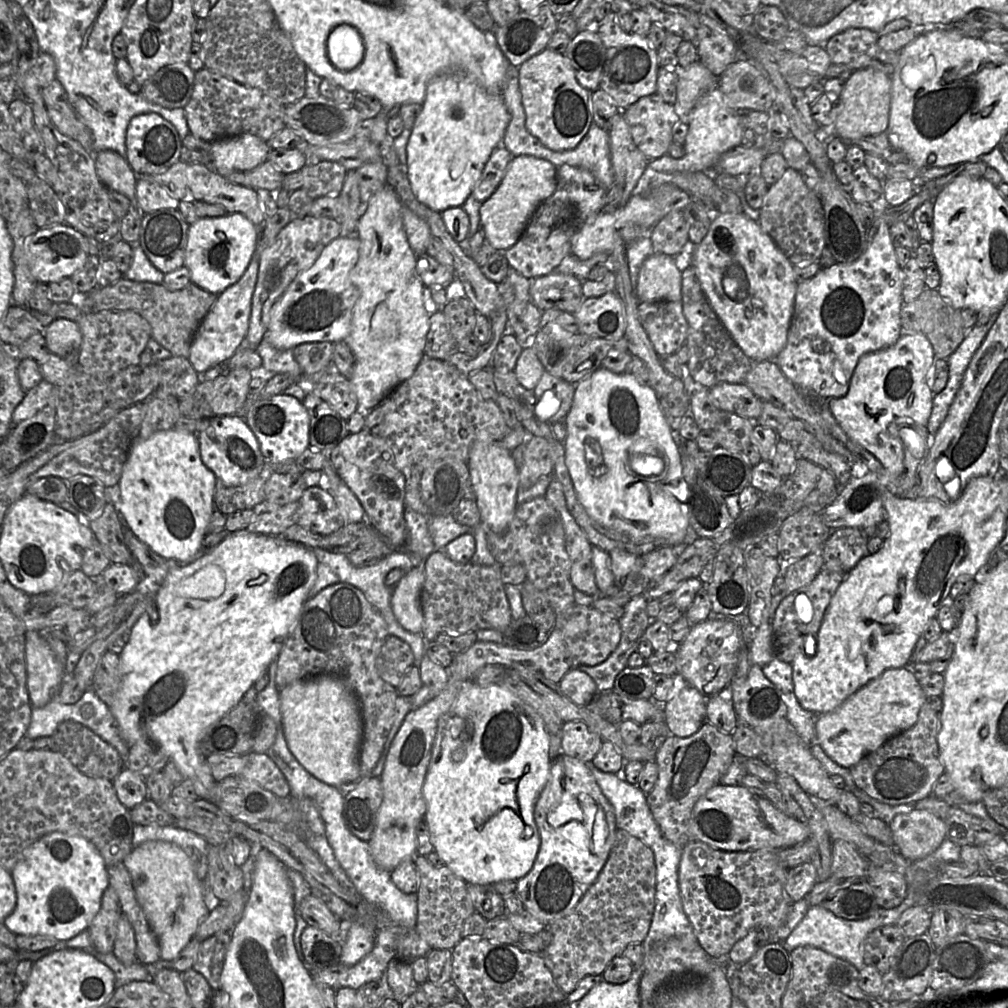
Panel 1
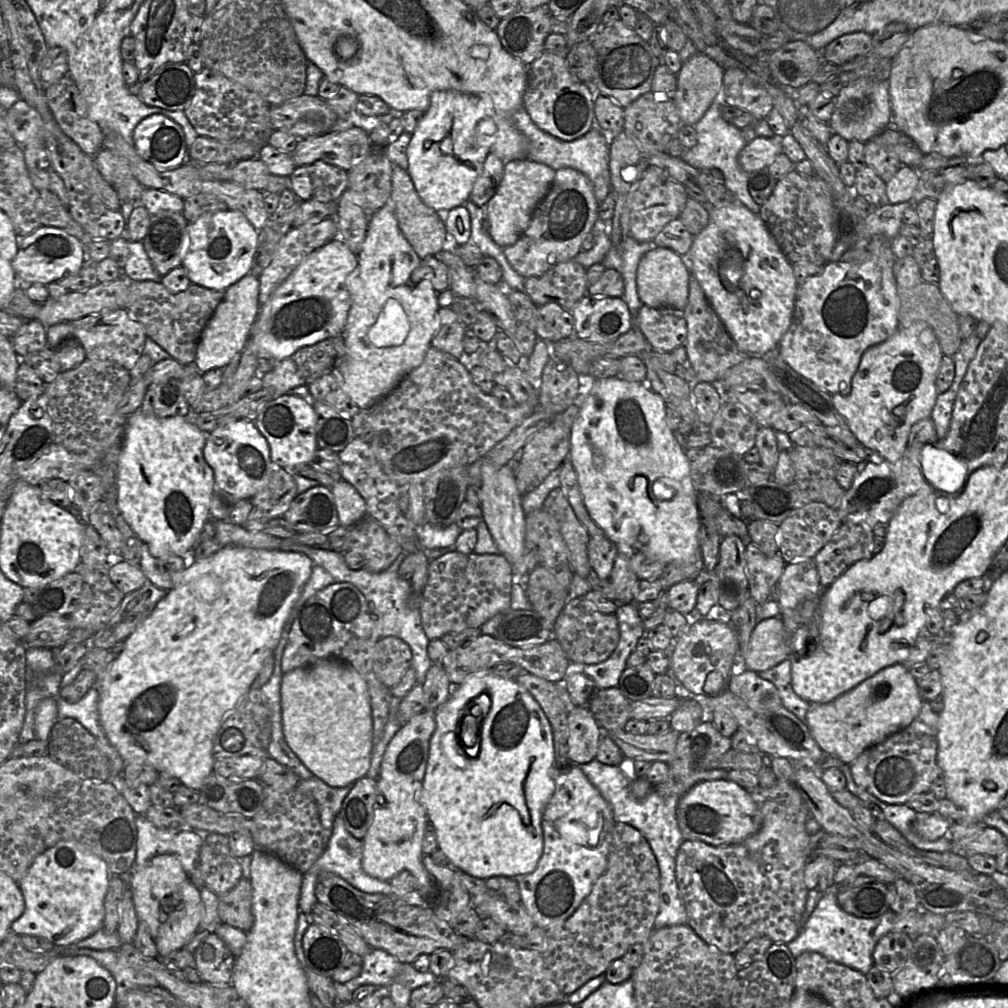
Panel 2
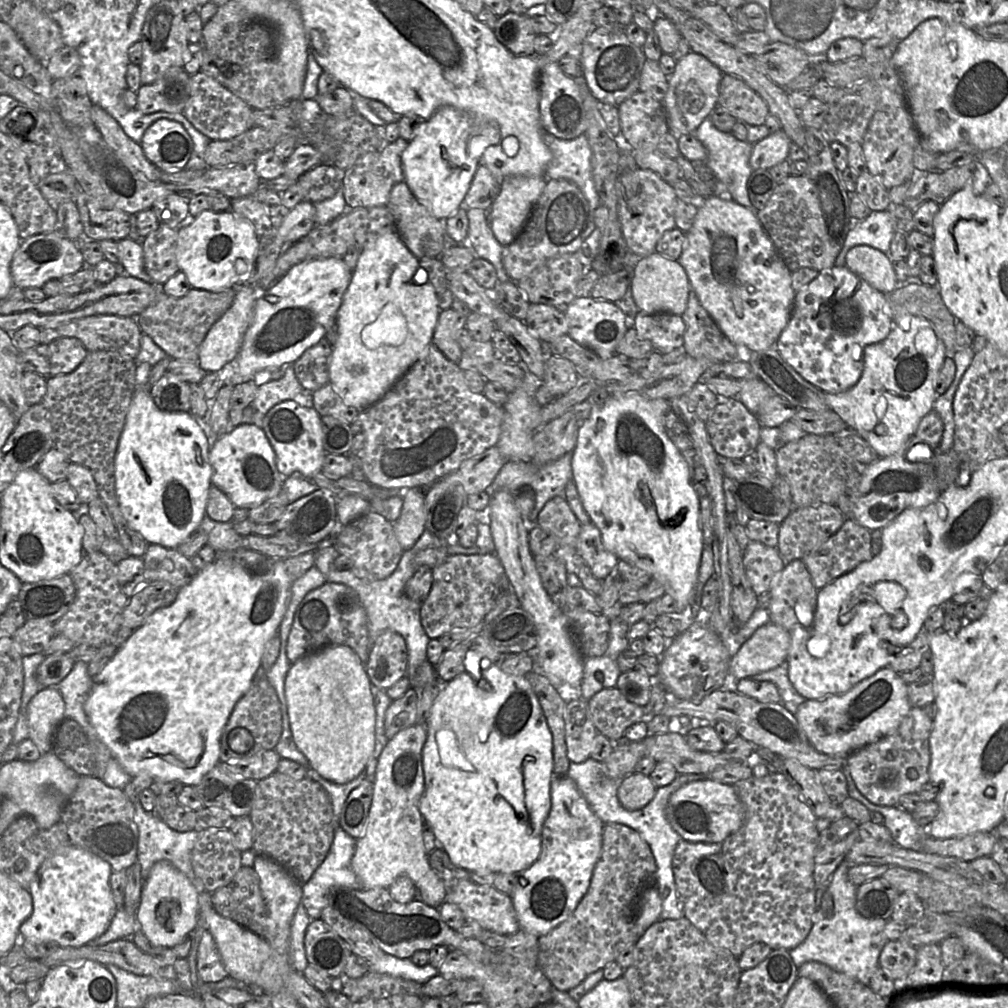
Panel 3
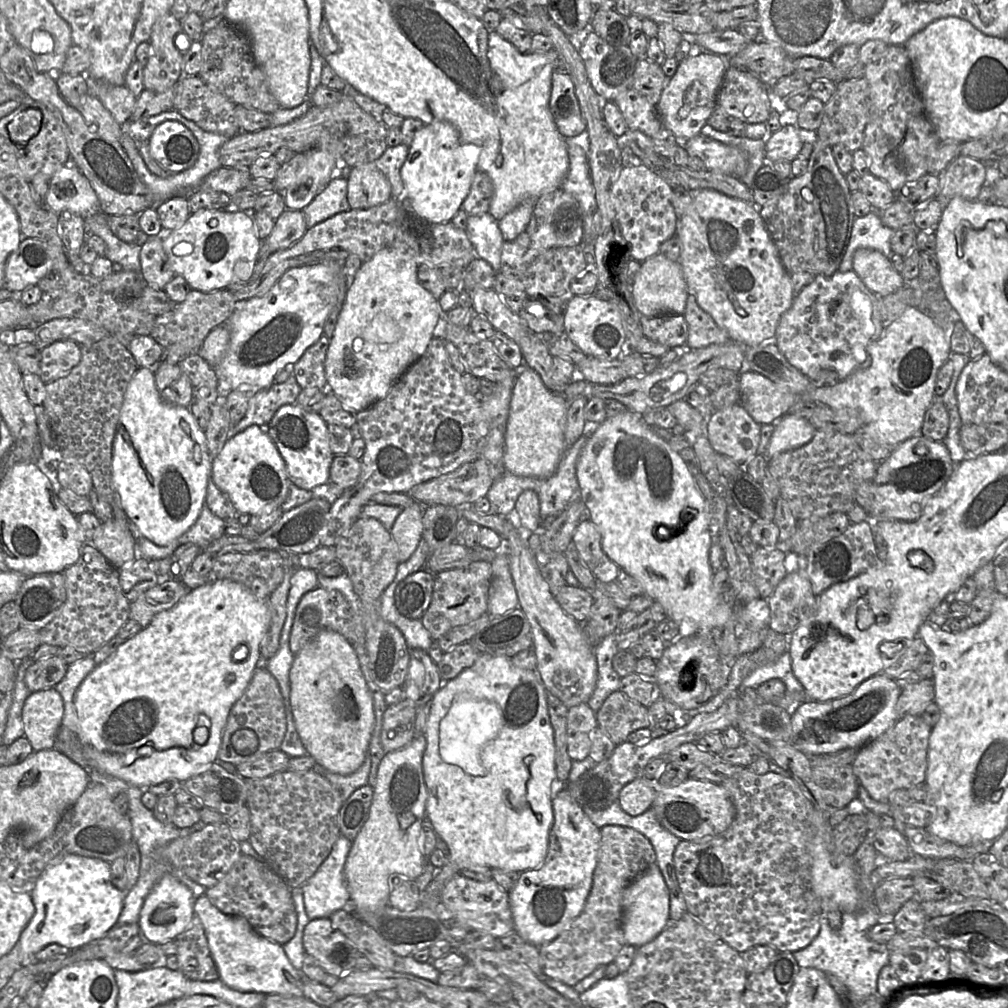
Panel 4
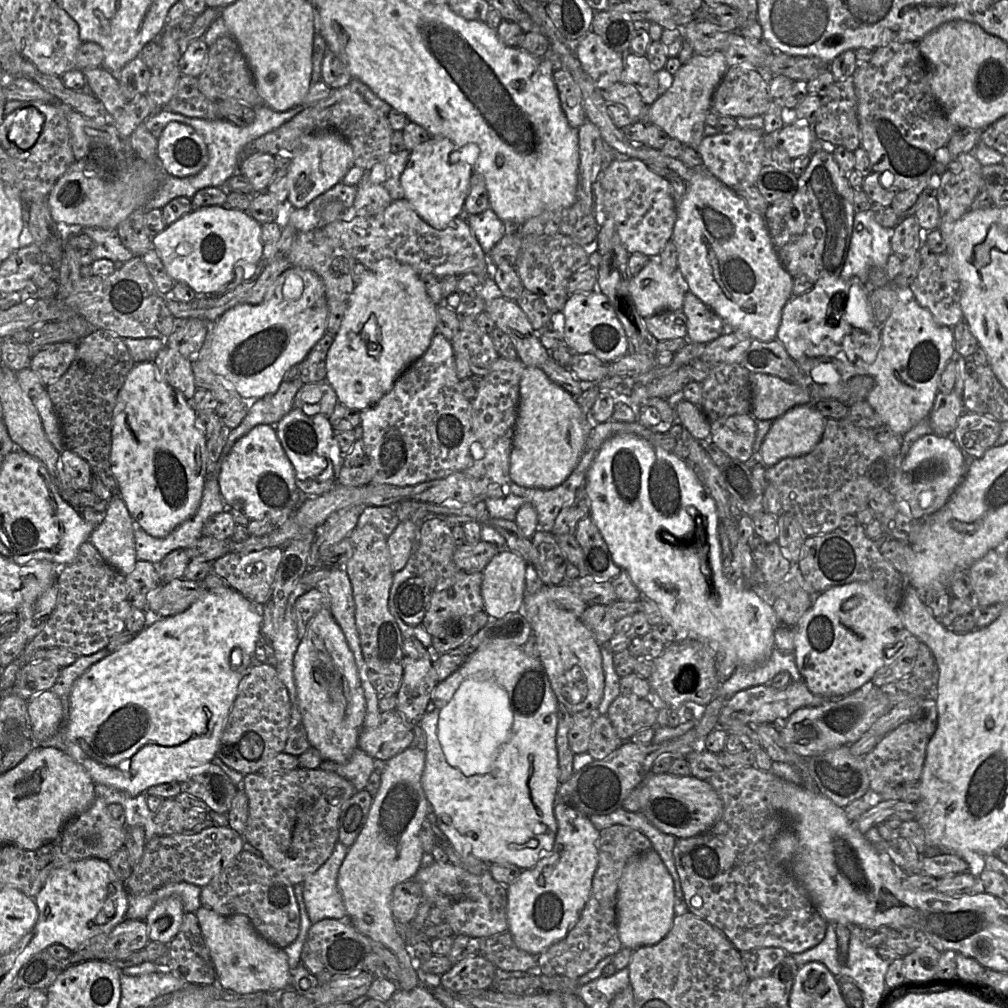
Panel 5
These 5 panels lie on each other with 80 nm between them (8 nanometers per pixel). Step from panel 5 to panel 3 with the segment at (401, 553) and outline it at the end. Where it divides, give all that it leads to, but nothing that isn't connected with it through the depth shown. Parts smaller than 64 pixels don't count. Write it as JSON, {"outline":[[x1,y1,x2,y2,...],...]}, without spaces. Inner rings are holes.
{"outline":[[414,487,403,493,403,506,393,530,403,551,410,550,425,530,425,491]]}

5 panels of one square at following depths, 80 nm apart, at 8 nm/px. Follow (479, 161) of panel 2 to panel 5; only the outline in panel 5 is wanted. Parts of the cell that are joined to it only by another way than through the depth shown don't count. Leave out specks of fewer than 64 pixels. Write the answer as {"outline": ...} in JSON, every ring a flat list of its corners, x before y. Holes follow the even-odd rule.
{"outline":[[431,137,410,151,409,161,400,178,405,199,429,225,438,230,446,228,464,209,478,156,476,144,457,146,448,138]]}

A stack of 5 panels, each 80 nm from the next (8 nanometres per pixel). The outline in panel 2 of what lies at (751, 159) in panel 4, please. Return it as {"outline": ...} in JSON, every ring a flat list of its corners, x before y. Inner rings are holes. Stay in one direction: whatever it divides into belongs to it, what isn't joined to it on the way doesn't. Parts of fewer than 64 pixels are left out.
{"outline":[[717,97,703,117,694,125,697,144,685,150,680,159,699,170,719,170,724,177,725,186,740,200,740,202,753,214,759,215,759,206,748,191,748,173,738,162,739,153,747,145,743,139,741,129,726,122,721,115,722,99]]}

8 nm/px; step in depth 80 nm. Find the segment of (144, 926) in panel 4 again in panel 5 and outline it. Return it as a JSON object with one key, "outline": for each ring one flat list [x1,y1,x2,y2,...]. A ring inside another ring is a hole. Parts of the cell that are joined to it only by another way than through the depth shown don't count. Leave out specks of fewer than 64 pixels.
{"outline":[[169,896,159,900,144,920,149,941,169,944,178,933,184,914,183,904,179,897]]}

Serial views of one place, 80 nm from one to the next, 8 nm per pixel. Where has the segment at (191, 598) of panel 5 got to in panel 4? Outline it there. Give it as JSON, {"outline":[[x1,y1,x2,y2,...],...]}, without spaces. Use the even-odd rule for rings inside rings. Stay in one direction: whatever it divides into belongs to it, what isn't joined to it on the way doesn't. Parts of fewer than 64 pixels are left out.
{"outline":[[178,580,160,582,130,603,129,618,136,620,144,628,156,614,174,607,190,590]]}

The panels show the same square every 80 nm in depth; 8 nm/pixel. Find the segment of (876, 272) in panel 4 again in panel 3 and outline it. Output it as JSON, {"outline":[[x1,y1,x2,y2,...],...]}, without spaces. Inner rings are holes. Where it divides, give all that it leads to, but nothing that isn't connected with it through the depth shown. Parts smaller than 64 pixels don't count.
{"outline":[[859,245,850,249,844,266,883,294,891,293,899,285,892,261,870,246]]}

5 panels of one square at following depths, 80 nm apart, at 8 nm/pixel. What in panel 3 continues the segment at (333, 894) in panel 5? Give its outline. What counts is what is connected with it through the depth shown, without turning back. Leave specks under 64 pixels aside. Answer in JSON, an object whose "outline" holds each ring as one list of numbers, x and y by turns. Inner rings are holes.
{"outline":[[340,826,335,829,333,841,329,852,311,878,302,885,301,904,307,914,313,919,320,919,322,910,329,905,328,894,332,888,362,888,361,882,352,870,351,860,356,848,356,839,351,837]]}

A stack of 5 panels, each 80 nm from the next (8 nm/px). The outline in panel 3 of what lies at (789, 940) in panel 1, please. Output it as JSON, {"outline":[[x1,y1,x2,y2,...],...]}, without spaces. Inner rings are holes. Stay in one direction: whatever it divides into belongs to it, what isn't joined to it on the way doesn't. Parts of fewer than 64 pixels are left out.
{"outline":[[844,860,830,877,828,890,834,901,833,915,826,917,821,908,816,906,813,926,807,938,789,952,797,967,808,961,817,961,869,985,873,973,879,967,880,953,888,942,884,934,888,920,868,919,856,910,857,886,848,878,848,870,853,865,858,864]]}

